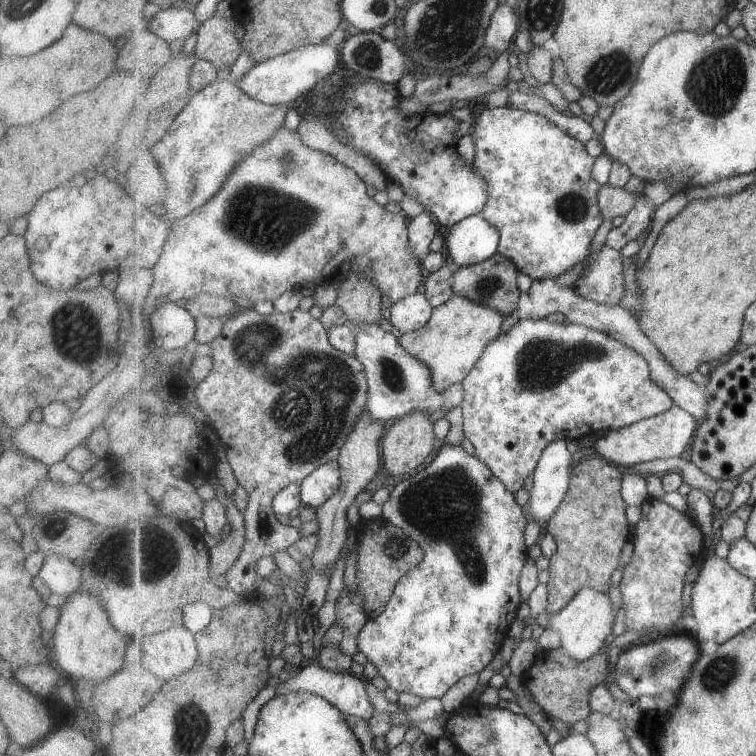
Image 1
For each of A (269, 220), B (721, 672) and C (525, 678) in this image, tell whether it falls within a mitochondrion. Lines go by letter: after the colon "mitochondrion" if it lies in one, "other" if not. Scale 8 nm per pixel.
A: mitochondrion
B: mitochondrion
C: other

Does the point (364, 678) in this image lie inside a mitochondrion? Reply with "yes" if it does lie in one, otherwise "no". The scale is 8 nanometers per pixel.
no

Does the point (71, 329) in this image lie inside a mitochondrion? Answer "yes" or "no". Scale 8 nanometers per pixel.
yes

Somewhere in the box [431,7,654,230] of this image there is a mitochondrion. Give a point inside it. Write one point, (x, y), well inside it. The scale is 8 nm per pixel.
(607, 75)

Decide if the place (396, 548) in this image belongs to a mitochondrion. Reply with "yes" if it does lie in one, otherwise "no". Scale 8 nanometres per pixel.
yes

